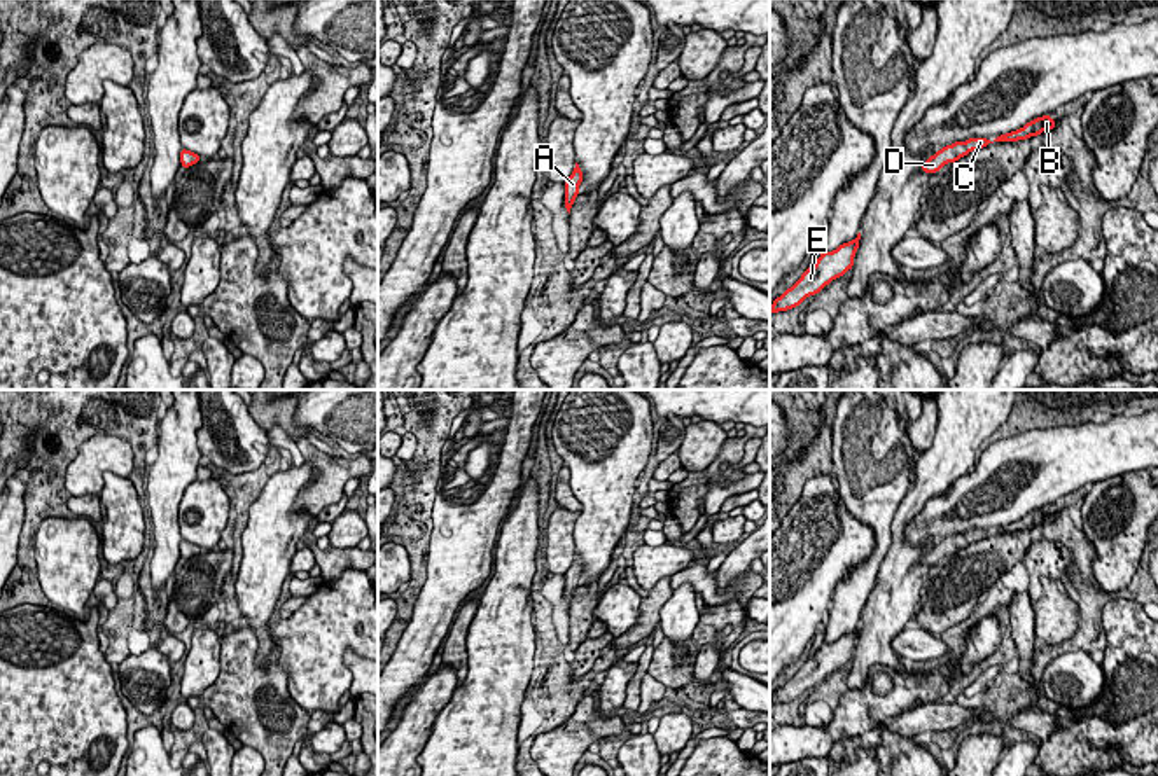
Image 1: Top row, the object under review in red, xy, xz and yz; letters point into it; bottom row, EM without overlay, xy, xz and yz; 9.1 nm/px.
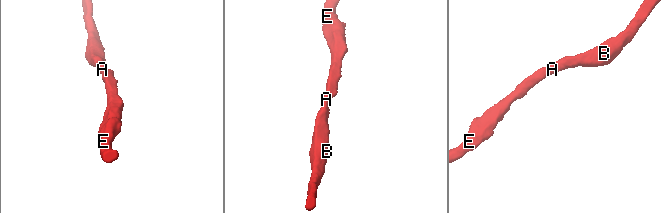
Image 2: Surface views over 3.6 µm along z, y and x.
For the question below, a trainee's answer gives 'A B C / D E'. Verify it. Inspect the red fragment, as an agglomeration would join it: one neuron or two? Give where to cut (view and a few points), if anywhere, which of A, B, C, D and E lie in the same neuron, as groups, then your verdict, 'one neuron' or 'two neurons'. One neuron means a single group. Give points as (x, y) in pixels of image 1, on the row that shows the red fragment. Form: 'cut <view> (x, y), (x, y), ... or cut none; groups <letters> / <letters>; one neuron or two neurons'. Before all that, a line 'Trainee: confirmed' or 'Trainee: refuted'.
Trainee: refuted
cut none; groups A B C D E; one neuron

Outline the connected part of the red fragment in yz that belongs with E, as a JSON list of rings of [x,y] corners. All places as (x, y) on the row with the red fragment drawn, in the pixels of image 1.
[[[861,232],[855,239],[840,245],[834,252],[822,252],[815,266],[808,267],[791,288],[773,301],[770,313],[799,306],[806,297],[819,294],[833,280],[852,269],[859,239]]]

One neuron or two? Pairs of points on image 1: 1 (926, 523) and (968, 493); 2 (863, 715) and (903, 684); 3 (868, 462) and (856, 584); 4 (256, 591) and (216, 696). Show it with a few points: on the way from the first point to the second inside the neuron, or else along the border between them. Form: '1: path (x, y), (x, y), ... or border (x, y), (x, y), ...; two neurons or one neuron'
1: path (936, 519), (957, 504); one neuron
2: path (873, 708), (882, 708), (896, 694); one neuron
3: path (873, 491), (880, 519), (878, 554); one neuron
4: border (247, 624), (258, 640), (258, 666); two neurons

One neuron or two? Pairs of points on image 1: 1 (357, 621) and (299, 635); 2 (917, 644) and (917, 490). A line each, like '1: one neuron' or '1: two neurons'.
1: one neuron
2: two neurons

